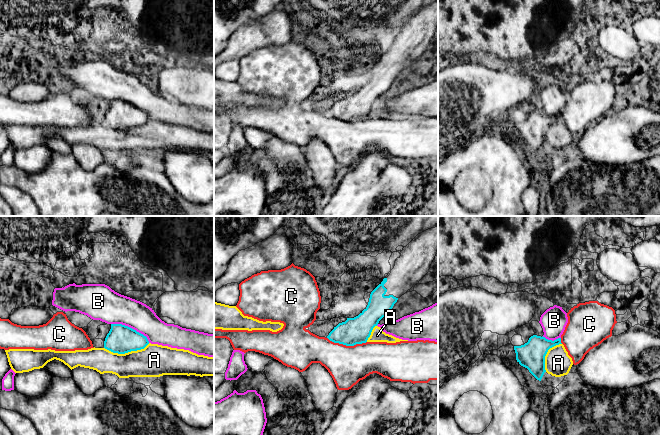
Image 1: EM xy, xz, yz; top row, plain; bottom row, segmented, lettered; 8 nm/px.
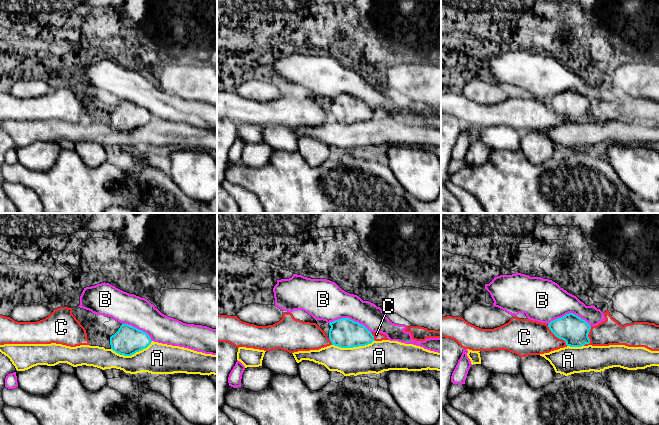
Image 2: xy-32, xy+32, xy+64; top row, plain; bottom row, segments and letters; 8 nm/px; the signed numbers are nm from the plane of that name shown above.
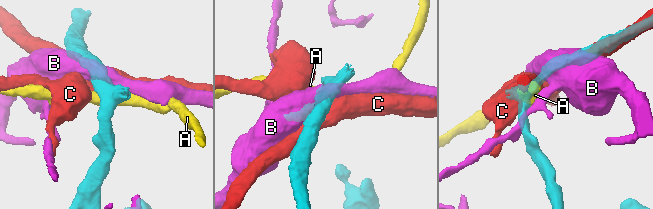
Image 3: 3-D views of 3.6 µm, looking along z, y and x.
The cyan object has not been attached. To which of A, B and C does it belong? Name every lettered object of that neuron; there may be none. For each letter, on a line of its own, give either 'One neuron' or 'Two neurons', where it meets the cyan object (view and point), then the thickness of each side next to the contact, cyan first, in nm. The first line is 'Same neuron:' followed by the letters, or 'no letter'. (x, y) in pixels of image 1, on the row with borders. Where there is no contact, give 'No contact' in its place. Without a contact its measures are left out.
Same neuron: no letter
A: Two neurons. Touches cyan at xy (126, 352). Thickness 240 nm (cyan) against 260 nm
B: Two neurons. Touches cyan at xy (131, 328). Thickness 240 nm (cyan) against 260 nm
C: Two neurons. Touches cyan at xz (347, 345). Thickness 220 nm (cyan) against 320 nm

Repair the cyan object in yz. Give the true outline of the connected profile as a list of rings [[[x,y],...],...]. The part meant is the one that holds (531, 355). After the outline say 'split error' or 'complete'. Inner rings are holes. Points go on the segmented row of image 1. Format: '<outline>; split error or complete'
[[[533,335],[528,342],[521,346],[514,346],[517,362],[527,368],[529,372],[541,381],[545,370],[545,356],[548,350],[556,345],[562,344],[561,338],[554,341],[545,337]]]; complete

